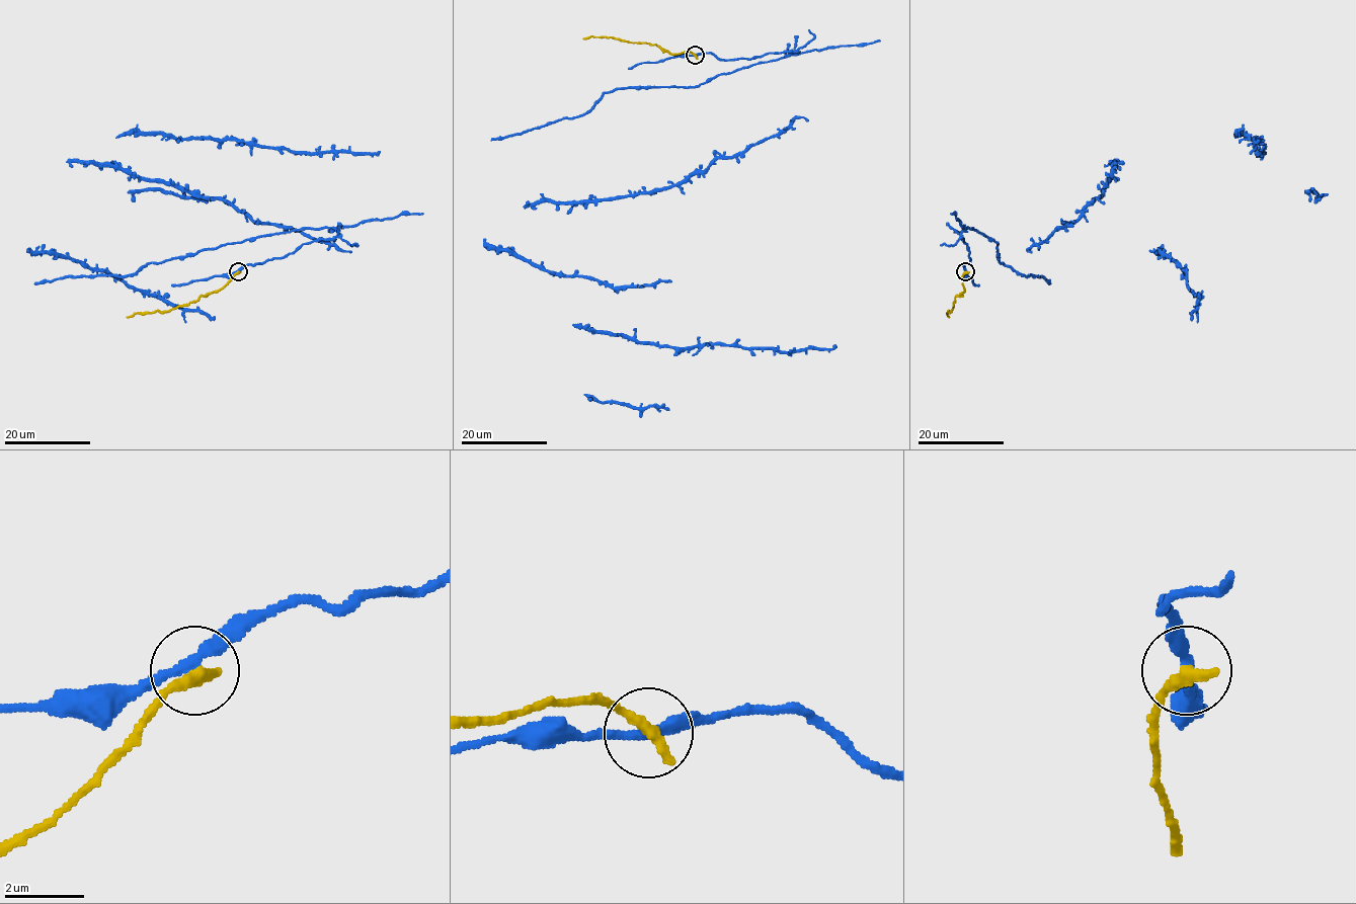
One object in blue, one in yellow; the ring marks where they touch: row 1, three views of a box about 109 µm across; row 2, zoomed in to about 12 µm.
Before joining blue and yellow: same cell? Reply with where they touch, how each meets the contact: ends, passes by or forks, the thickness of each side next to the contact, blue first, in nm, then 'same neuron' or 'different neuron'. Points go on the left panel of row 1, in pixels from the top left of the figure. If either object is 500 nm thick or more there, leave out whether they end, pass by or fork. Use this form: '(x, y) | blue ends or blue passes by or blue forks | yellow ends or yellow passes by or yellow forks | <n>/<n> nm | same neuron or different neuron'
(238, 271) | blue passes by | yellow ends | 260/400 nm | different neuron

